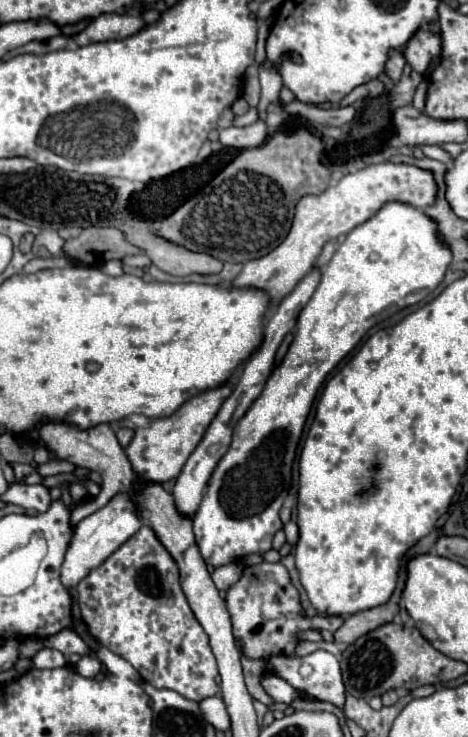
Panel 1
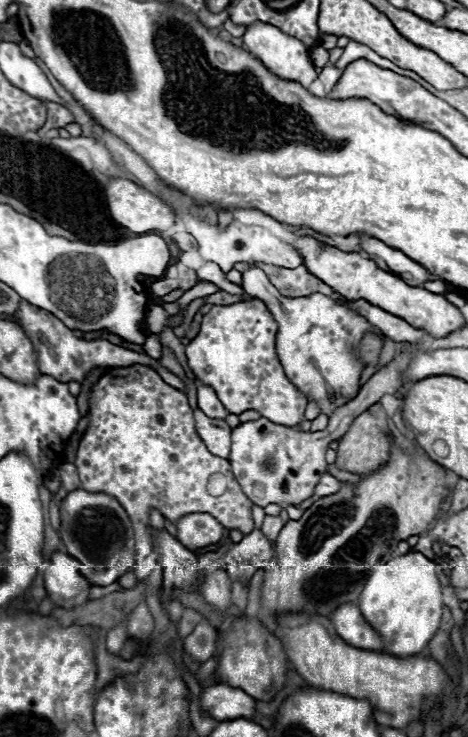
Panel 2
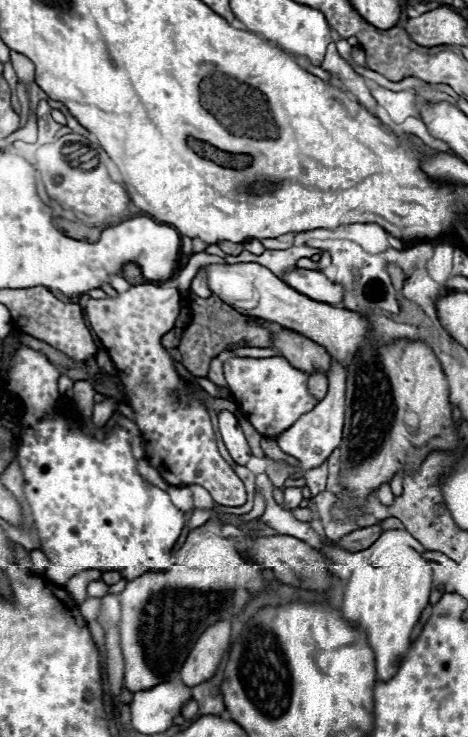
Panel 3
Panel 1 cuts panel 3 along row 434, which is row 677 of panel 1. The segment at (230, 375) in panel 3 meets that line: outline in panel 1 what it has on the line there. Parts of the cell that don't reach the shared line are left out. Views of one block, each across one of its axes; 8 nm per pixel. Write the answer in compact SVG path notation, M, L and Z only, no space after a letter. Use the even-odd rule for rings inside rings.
M266 674L266 676L262 678L262 686L264 686L264 690L272 696L274 702L290 704L290 702L298 696L298 692L296 692L286 680L282 680L282 678L274 676L274 674Z

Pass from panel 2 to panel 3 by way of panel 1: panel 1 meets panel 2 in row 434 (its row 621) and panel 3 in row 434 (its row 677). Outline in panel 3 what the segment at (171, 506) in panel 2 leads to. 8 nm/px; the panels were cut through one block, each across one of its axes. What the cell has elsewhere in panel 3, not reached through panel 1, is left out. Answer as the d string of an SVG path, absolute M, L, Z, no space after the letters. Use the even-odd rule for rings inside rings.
M160 284L132 286L130 292L118 294L116 298L106 298L106 300L90 298L88 306L86 306L88 322L90 322L92 330L96 332L96 336L100 338L100 342L104 344L104 348L108 350L108 354L118 370L116 376L120 378L120 382L126 390L130 408L134 412L134 422L138 424L138 428L142 432L142 444L146 450L148 464L152 468L156 468L160 472L160 476L172 486L198 484L212 494L216 504L242 506L246 502L244 484L234 474L230 464L220 456L216 430L212 426L212 420L210 420L206 408L186 390L186 384L180 378L180 374L176 372L168 350L160 344L160 338L174 328L178 312L180 312L180 292L174 288L160 286Z

